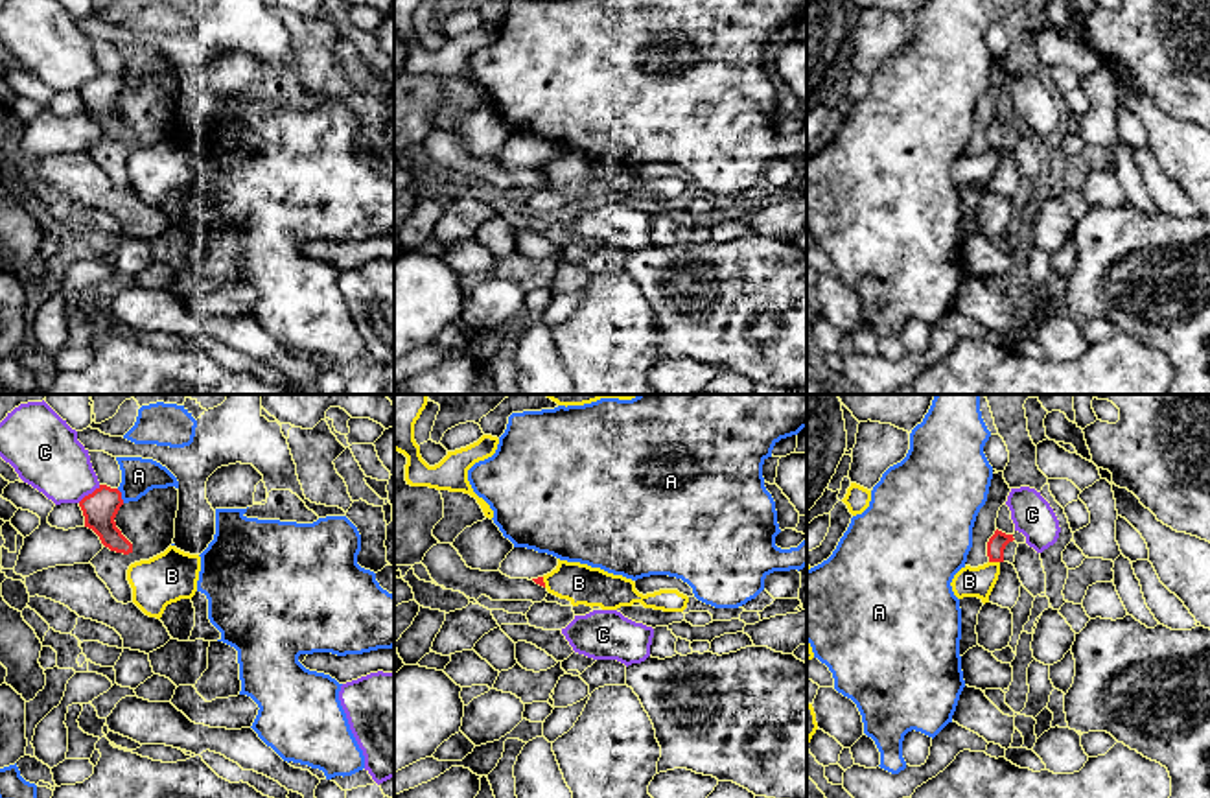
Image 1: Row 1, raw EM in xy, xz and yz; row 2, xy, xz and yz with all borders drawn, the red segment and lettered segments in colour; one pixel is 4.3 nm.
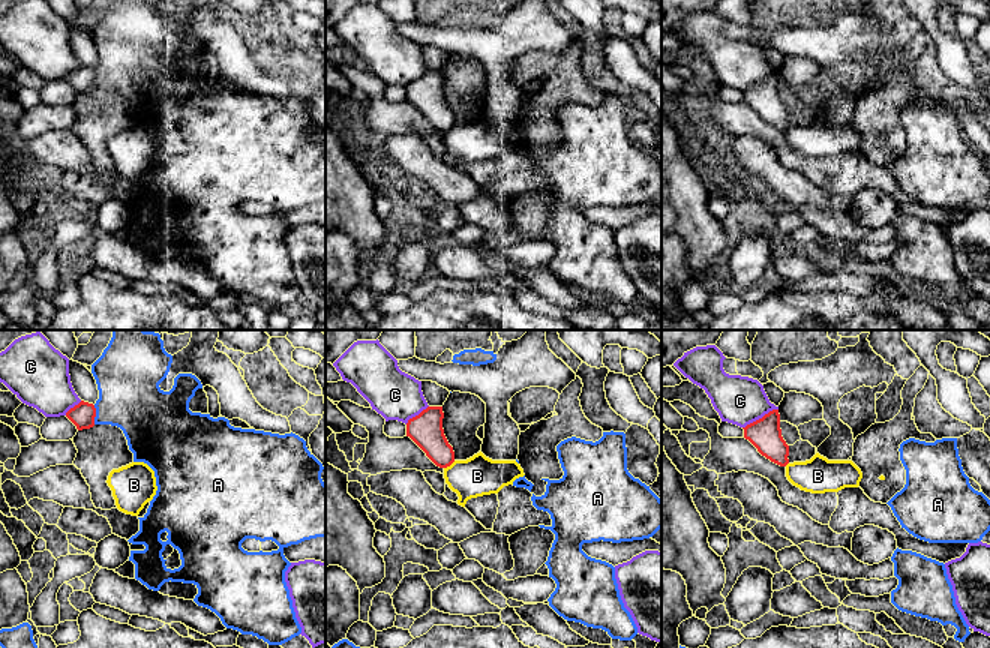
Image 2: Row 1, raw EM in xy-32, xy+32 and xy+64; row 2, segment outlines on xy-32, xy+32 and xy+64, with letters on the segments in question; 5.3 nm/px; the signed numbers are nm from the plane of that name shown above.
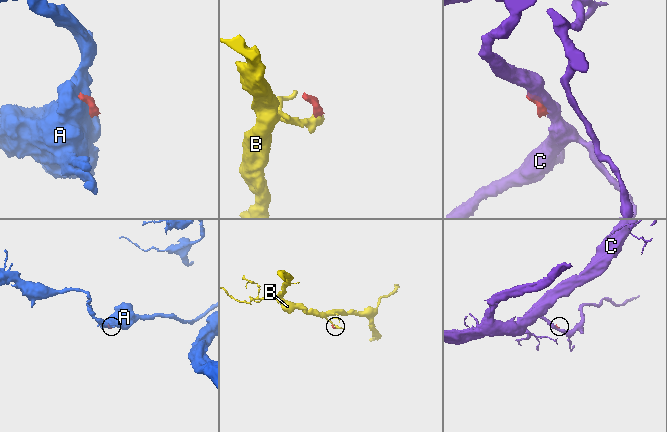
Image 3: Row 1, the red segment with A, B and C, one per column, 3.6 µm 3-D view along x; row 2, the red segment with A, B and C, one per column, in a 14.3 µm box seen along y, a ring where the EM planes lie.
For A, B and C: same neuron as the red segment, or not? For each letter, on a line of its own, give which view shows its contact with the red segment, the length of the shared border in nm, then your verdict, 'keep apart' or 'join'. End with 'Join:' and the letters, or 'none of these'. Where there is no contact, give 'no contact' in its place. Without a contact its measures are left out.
A: contact in xy; length 70 nm; keep apart
B: contact in yz; length 50 nm; keep apart
C: contact in xy; length 130 nm; keep apart
Join: none of these

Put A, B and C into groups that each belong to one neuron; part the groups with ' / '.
A / B / C

